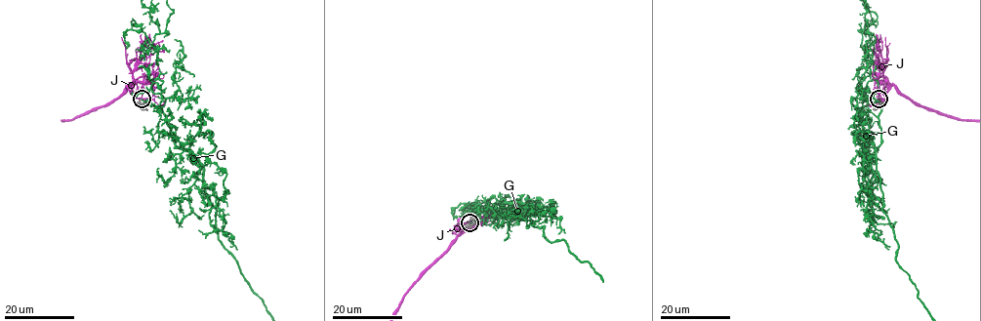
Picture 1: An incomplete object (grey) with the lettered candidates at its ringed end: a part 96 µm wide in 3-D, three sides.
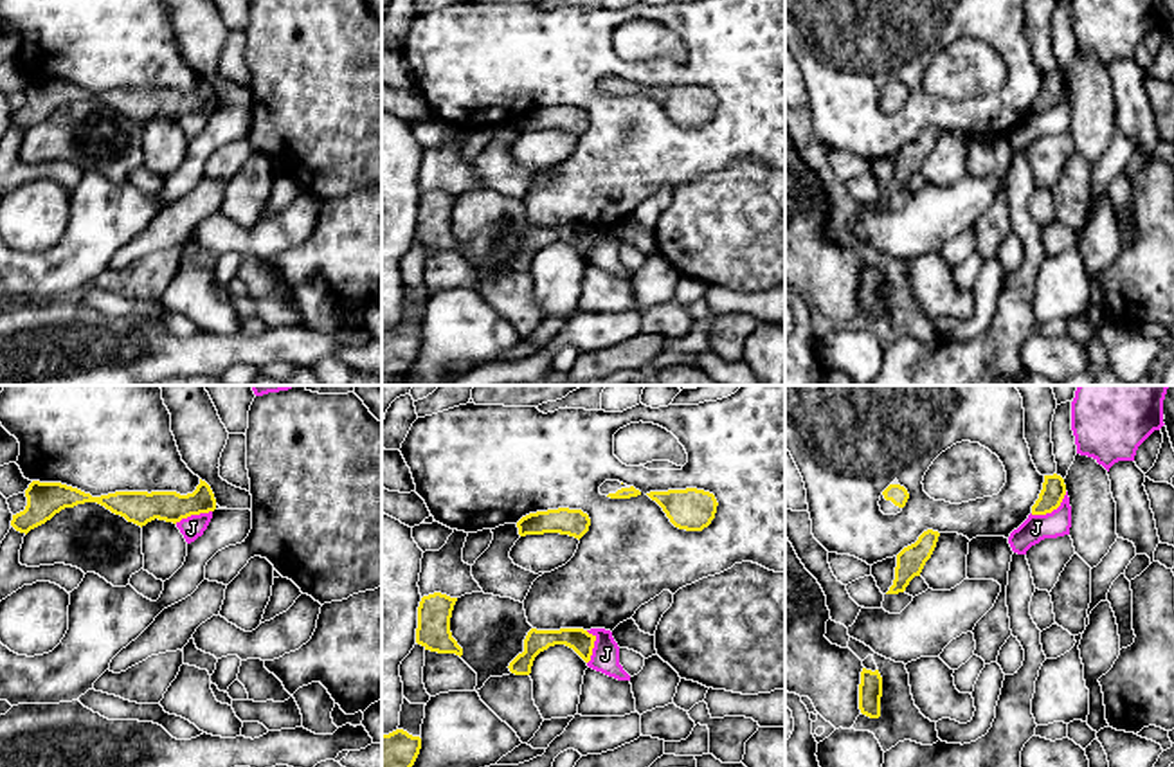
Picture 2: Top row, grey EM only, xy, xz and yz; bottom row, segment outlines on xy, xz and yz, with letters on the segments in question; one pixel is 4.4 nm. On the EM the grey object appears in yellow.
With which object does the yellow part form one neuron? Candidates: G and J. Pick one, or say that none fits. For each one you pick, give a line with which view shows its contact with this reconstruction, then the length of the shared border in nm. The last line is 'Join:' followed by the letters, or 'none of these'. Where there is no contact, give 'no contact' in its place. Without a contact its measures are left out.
Join: none of these

